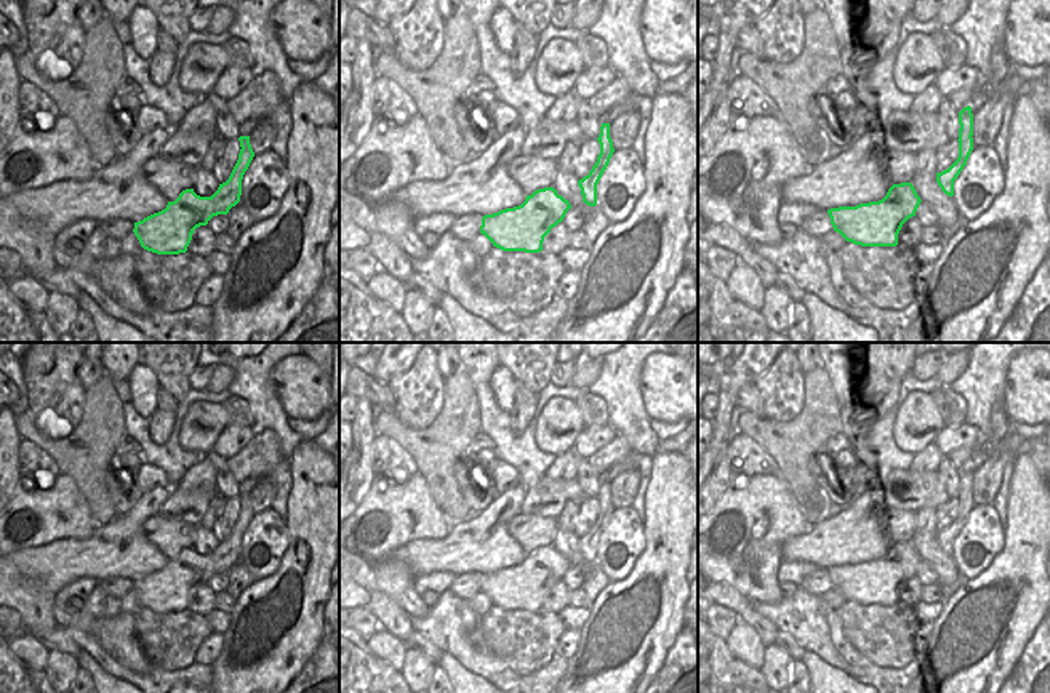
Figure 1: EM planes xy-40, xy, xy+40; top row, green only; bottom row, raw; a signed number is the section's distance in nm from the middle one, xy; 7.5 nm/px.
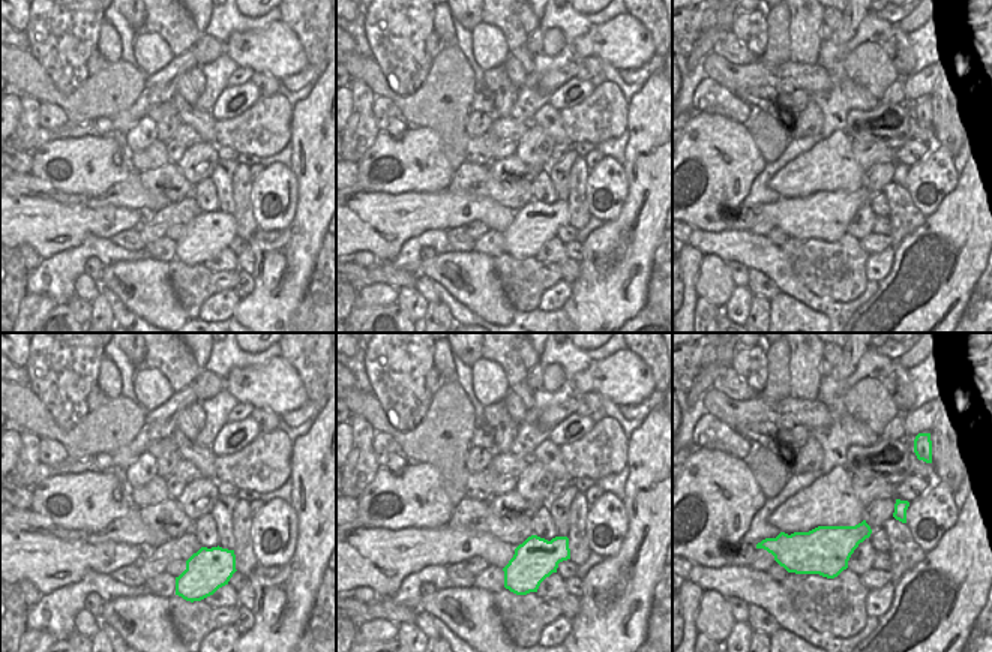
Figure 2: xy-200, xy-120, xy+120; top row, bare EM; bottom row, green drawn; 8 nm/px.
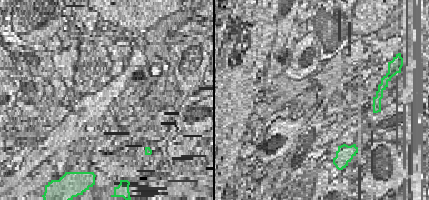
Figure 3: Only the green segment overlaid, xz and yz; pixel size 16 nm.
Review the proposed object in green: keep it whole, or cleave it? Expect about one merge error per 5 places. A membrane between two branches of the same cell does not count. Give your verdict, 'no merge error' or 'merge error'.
no merge error

